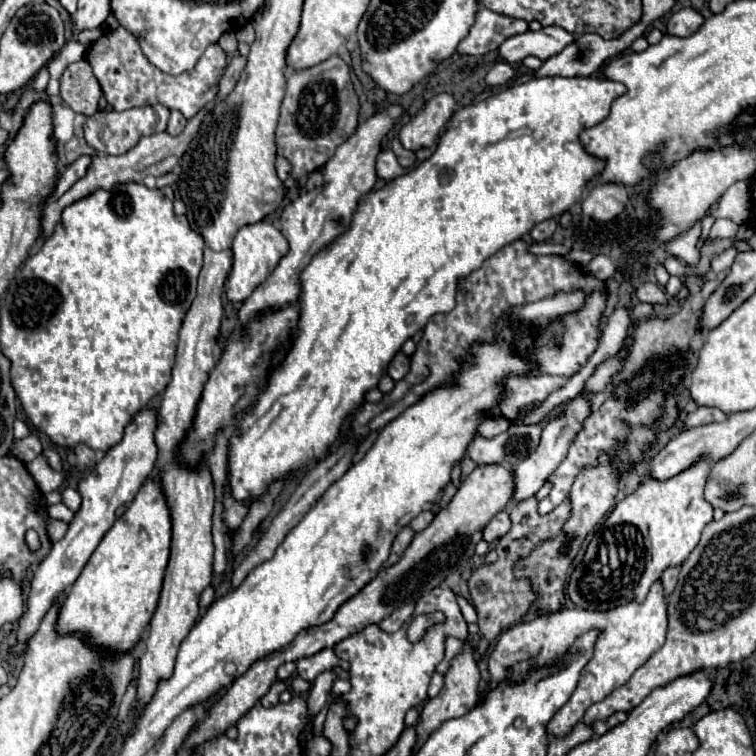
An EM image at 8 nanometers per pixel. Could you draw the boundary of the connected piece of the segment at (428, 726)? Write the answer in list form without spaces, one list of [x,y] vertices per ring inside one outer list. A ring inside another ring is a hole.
[[[464,641],[462,651],[452,659],[448,673],[444,675],[444,687],[438,693],[438,697],[428,699],[428,703],[424,705],[420,719],[418,719],[418,743],[414,747],[414,751],[418,751],[422,747],[422,743],[428,739],[428,735],[432,731],[436,731],[444,721],[448,719],[456,719],[466,715],[470,709],[476,707],[478,703],[478,683],[480,683],[480,671],[476,665],[476,657],[474,657],[474,645],[470,645],[468,641]]]

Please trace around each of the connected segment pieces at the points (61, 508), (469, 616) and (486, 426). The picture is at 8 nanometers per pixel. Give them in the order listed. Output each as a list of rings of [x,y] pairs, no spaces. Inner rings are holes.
[[[64,503],[50,505],[50,507],[48,507],[48,515],[50,515],[52,519],[60,519],[60,521],[66,521],[66,523],[70,523],[72,517],[74,517],[74,513],[70,513],[70,509],[66,509]]]
[[[458,594],[456,595],[456,600],[458,601],[458,605],[460,606],[465,621],[468,624],[476,623],[478,616],[475,608],[465,598]]]
[[[486,417],[480,425],[478,425],[478,433],[482,437],[496,437],[500,433],[504,433],[510,427],[510,421],[504,417]]]

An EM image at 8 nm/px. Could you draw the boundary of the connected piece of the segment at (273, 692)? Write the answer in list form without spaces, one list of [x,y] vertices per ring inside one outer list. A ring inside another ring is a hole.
[[[276,681],[272,687],[270,687],[270,691],[262,697],[262,705],[264,707],[274,707],[274,705],[278,705],[278,701],[280,701],[280,693],[282,691],[286,691],[288,687],[286,687],[286,683],[284,681]]]

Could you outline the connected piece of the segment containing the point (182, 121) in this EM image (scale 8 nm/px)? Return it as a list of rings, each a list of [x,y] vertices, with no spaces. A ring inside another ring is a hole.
[[[172,111],[166,131],[168,131],[170,135],[178,135],[178,133],[182,133],[184,127],[186,127],[186,117],[182,117],[182,113],[178,113],[178,111]]]

